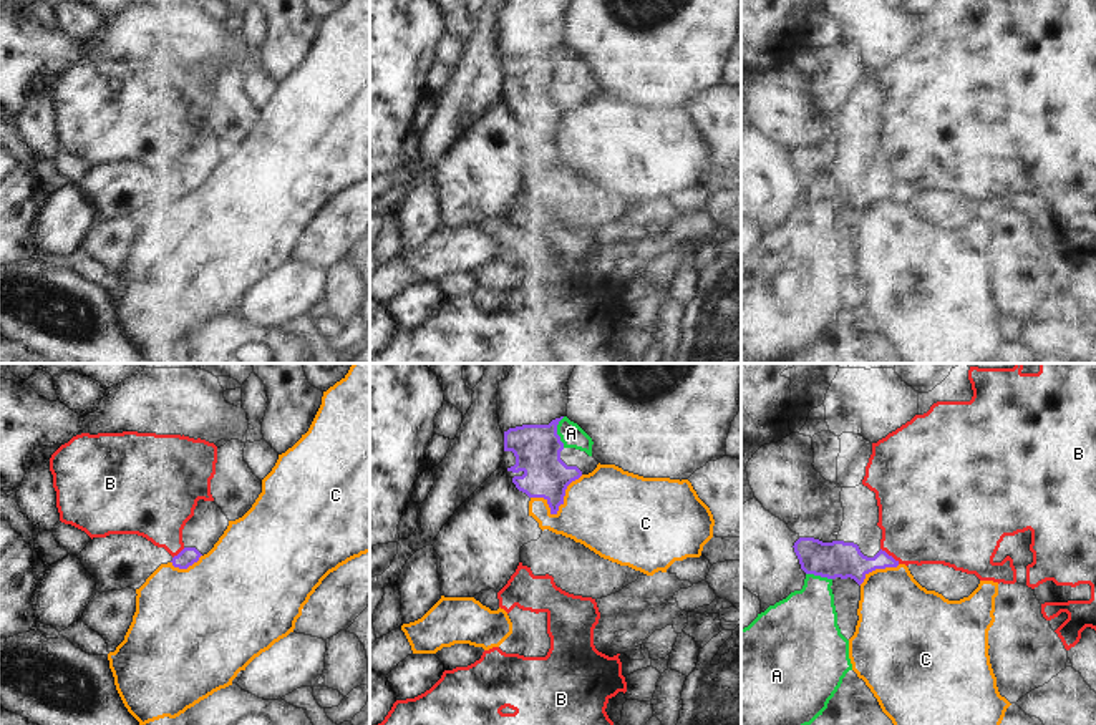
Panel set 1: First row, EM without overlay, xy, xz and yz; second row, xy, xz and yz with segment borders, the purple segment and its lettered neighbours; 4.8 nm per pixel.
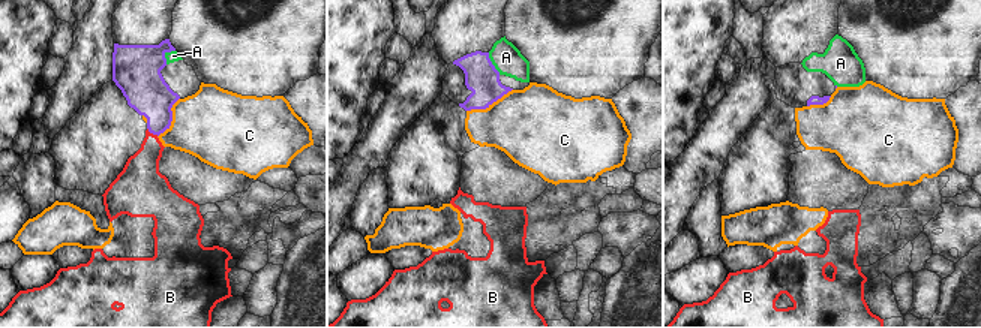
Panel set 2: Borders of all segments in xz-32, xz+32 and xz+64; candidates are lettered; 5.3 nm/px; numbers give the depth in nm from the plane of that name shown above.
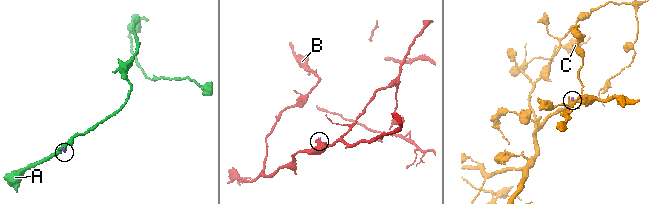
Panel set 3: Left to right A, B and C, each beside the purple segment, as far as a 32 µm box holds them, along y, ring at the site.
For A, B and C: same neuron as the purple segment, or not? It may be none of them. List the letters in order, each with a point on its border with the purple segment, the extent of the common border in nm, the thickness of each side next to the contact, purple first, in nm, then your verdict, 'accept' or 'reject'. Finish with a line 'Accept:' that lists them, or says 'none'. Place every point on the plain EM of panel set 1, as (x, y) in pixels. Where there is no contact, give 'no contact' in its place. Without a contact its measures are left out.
A: contact xz (556, 60); length 150 nm; calibres 220 and 110 nm; reject
B: contact yz (891, 184); length 120 nm; calibres 180 and 440 nm; reject
C: contact xz (559, 133); length 280 nm; calibres 220 and 400 nm; reject
Accept: none

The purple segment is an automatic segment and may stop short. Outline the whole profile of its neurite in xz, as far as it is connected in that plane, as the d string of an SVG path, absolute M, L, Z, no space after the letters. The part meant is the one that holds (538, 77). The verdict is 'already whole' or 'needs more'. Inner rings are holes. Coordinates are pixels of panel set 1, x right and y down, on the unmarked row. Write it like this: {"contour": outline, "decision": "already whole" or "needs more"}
{"contour": "M555 46L549 53L522 53L504 60L504 83L501 96L506 98L516 116L529 126L544 126L550 136L550 143L557 143L559 134L564 133L567 114L582 105L577 95L567 95L560 88L564 71L557 63L557 53L562 48Z", "decision": "needs more"}

